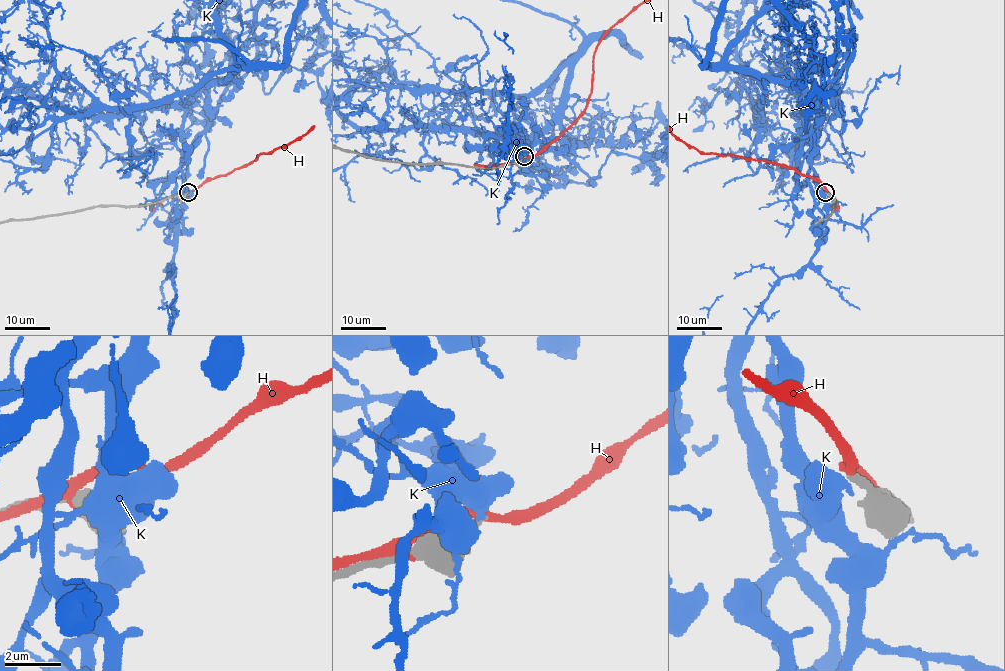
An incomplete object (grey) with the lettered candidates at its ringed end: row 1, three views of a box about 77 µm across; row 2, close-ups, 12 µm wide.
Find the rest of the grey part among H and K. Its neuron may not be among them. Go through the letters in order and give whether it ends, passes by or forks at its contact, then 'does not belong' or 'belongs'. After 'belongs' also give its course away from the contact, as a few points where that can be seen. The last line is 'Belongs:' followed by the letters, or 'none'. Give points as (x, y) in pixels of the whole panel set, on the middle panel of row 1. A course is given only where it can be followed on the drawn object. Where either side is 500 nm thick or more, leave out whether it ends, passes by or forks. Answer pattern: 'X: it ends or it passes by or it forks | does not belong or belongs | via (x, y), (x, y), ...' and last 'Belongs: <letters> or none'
H: it passes by | does not belong
K: does not belong
Belongs: none

